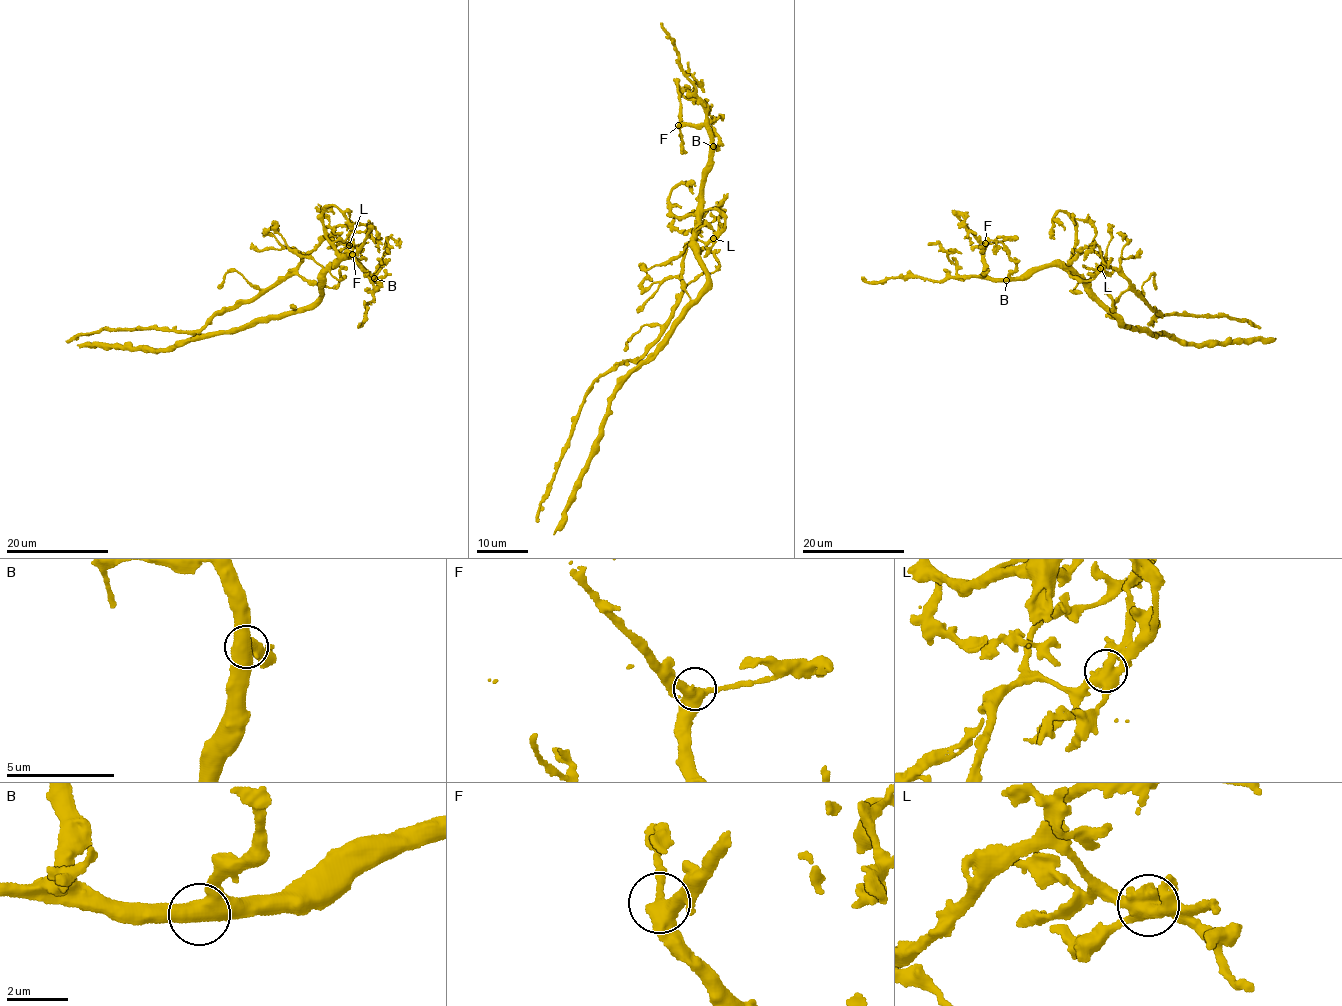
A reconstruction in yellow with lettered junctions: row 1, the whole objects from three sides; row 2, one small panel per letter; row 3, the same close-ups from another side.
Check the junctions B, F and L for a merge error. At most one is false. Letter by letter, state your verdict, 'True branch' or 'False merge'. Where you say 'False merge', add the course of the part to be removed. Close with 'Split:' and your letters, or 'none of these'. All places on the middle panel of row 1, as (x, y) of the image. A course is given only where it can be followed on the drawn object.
B: True branch
F: True branch
L: False merge. Course of the part to remove: (713, 238), (690, 241), (683, 259), (683, 290), (655, 341), (639, 358), (603, 373), (585, 397), (537, 522)
Split: L

